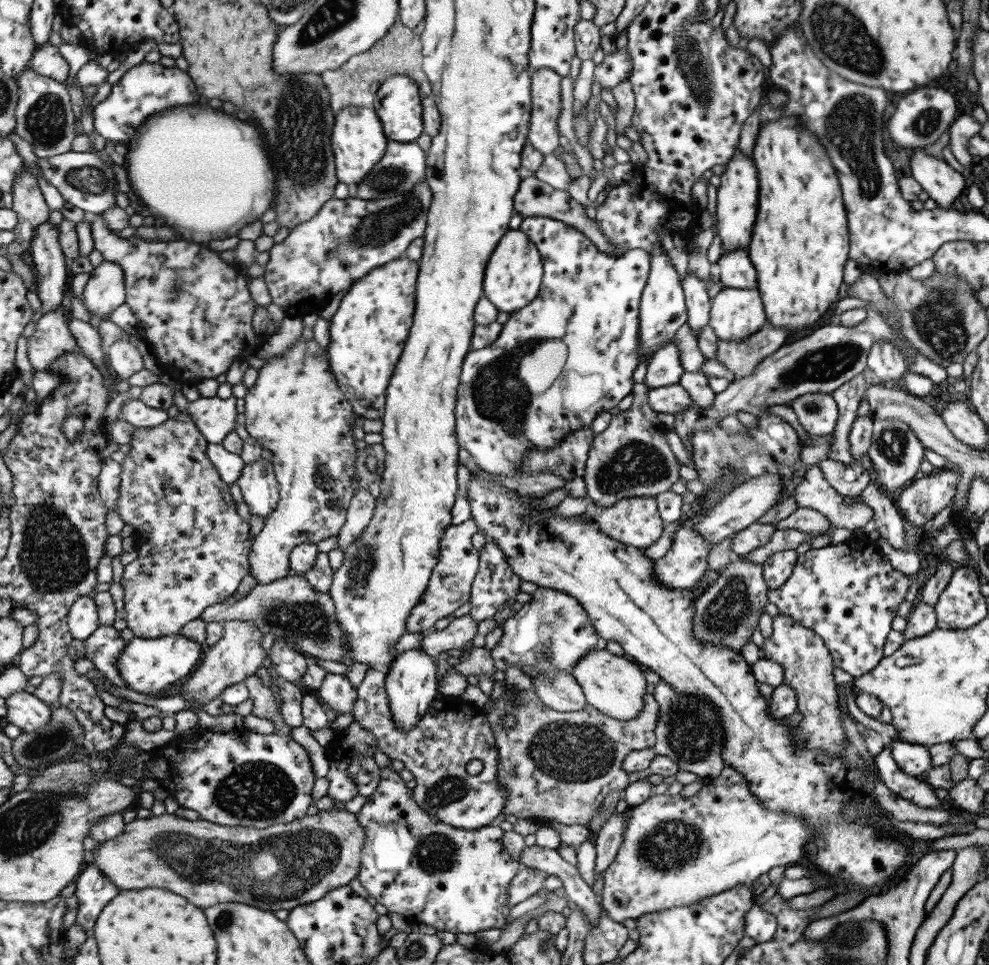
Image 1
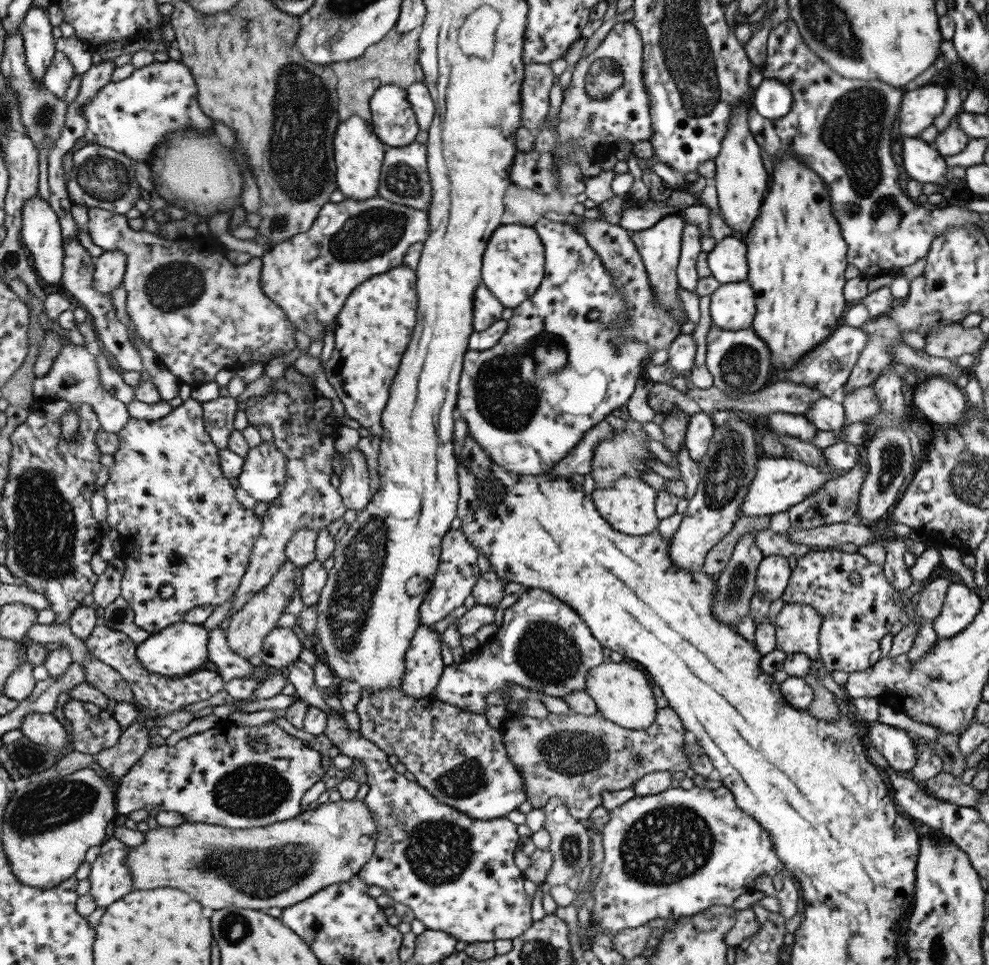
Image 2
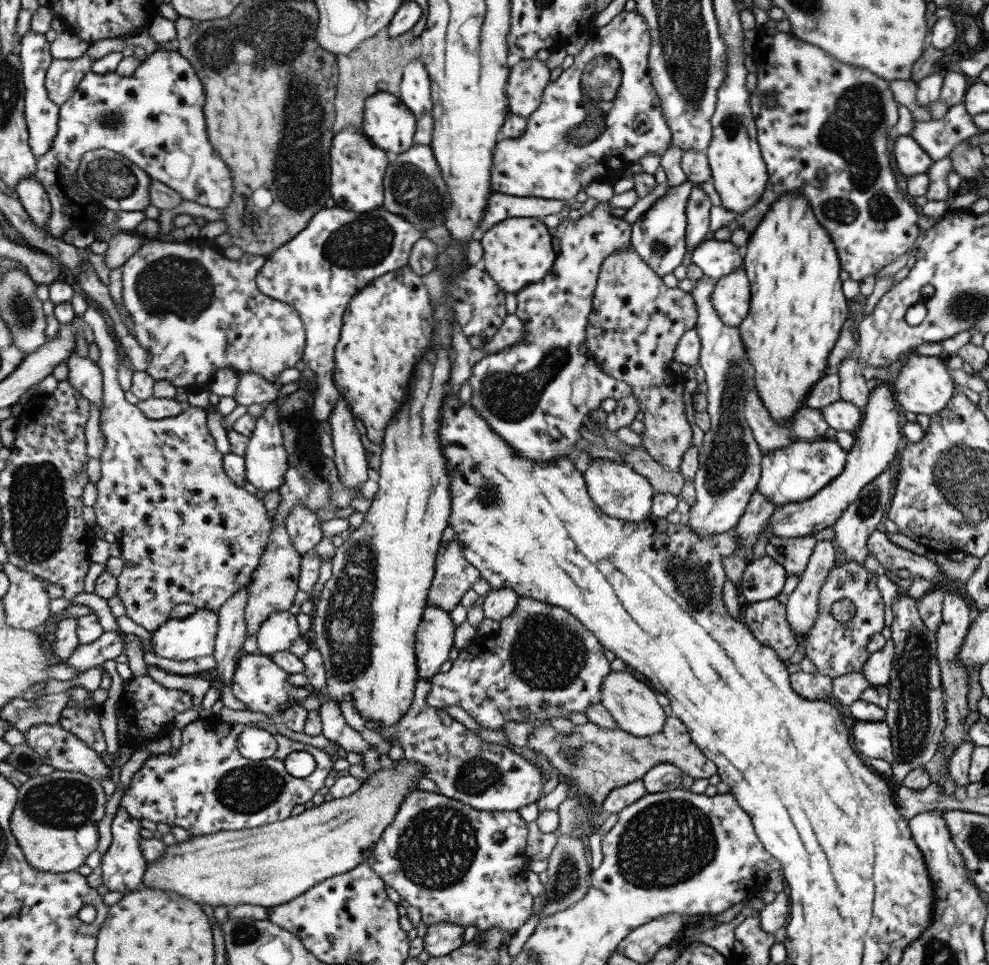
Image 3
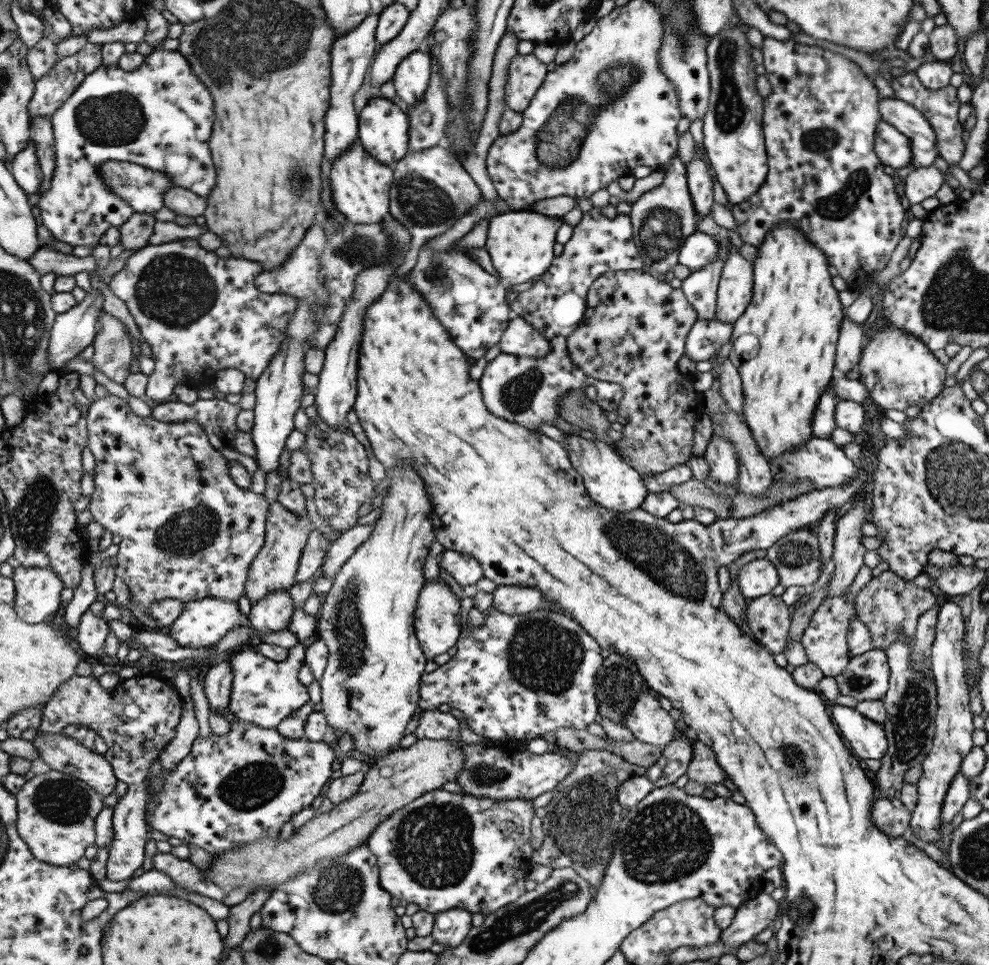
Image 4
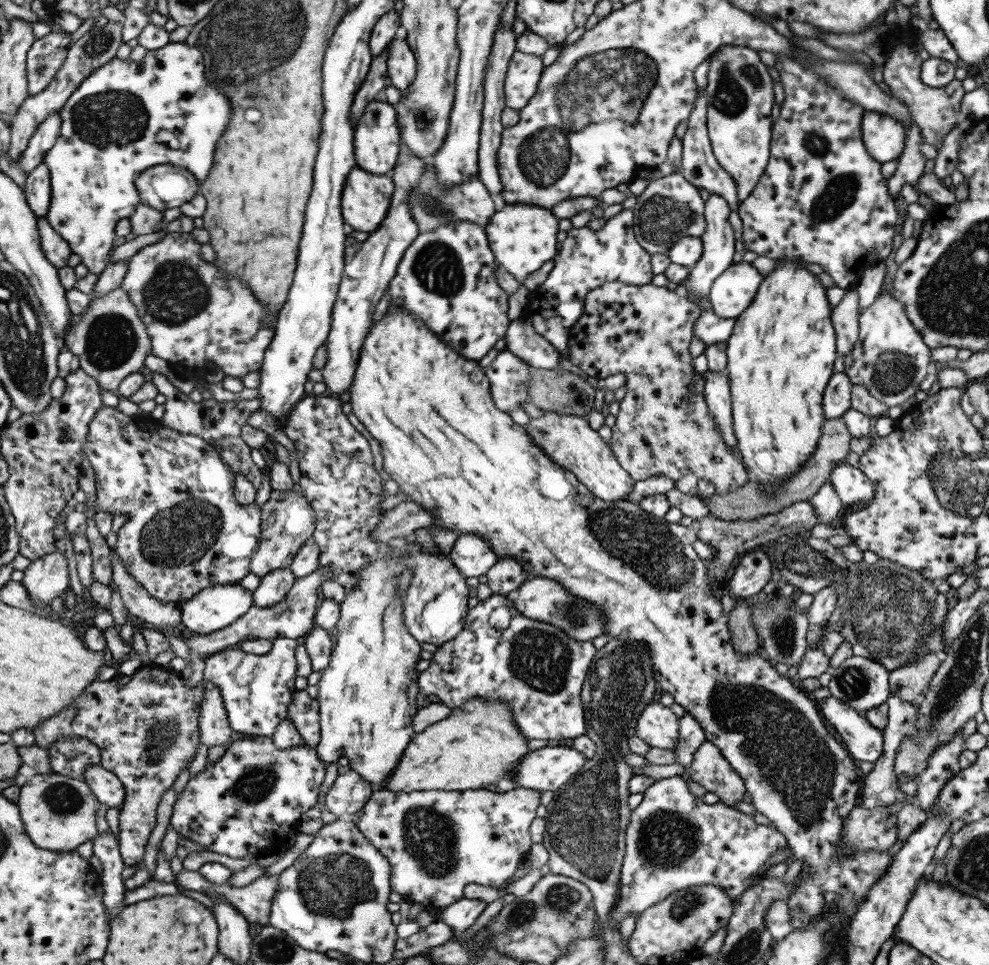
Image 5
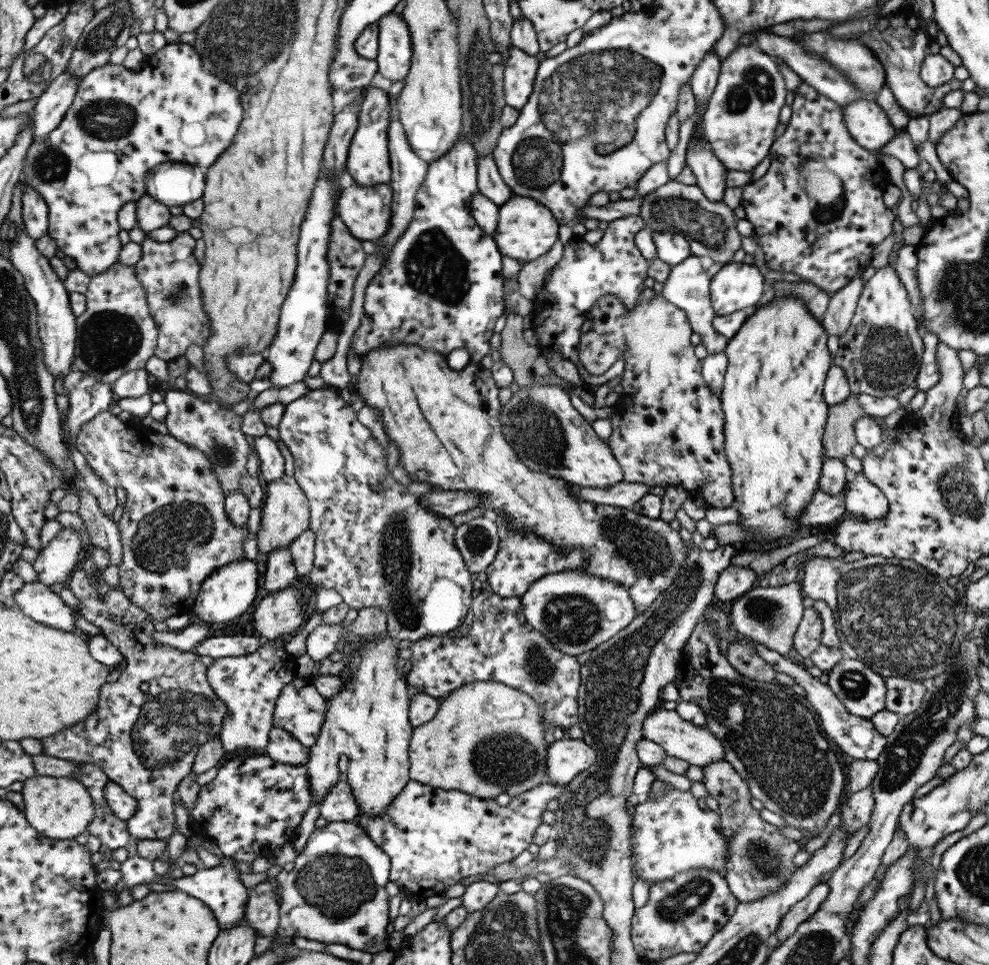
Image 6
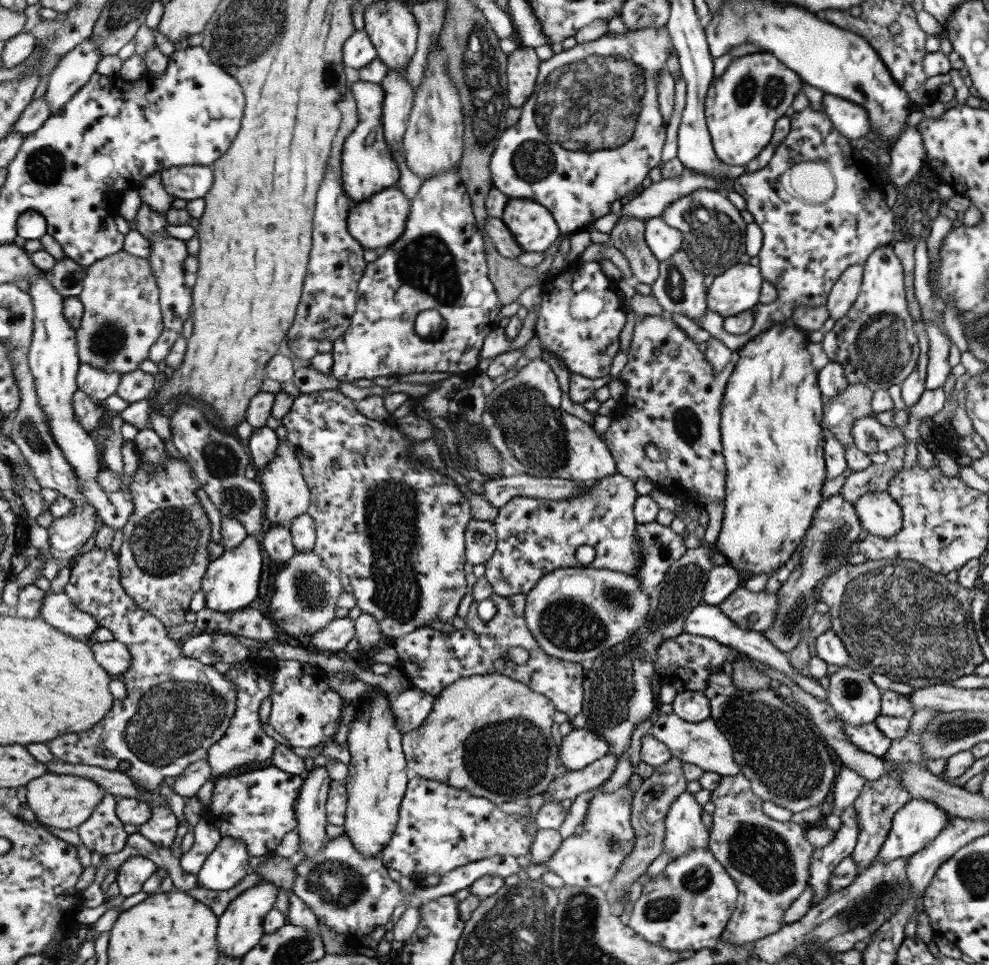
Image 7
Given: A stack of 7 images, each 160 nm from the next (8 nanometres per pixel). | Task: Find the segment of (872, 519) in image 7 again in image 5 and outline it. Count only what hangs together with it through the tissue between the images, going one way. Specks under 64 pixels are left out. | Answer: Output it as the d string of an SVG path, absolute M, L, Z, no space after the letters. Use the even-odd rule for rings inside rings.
M843 460L838 462L835 468L831 470L828 479L843 506L852 502L865 502L867 505L873 499L871 481L861 470Z

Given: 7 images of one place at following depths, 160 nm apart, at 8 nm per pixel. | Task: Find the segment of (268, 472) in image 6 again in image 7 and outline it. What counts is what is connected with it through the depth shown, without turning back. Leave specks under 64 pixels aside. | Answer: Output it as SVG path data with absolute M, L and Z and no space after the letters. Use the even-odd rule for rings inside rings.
M265 425L263 428L252 429L247 444L253 455L254 468L262 472L269 462L276 457L276 450L280 442L275 429Z

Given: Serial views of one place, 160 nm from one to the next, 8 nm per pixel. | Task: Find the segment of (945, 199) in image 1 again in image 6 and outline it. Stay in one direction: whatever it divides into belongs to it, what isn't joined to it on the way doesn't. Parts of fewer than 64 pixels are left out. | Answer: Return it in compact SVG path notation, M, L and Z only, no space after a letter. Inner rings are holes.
M859 99L858 101L850 102L841 107L843 124L848 130L849 136L861 146L861 148L877 152L894 134L898 133L897 130L891 127L887 115L885 115L875 101Z

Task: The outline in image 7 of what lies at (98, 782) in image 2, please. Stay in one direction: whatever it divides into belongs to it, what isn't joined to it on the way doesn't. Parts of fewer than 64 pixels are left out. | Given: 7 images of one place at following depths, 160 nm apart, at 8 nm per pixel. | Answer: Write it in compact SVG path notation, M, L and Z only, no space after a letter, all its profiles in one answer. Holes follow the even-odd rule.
M45 774L27 786L26 802L32 807L38 822L62 830L78 830L96 812L104 800L105 790L93 779L73 774Z

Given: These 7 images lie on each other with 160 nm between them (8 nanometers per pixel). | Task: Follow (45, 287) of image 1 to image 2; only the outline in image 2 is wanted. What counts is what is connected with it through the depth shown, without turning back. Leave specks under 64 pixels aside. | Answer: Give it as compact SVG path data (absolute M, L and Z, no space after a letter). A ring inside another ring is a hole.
M37 195L25 203L24 226L22 232L24 245L32 254L34 269L42 282L49 285L59 284L64 276L65 238L57 212L51 207L51 203Z

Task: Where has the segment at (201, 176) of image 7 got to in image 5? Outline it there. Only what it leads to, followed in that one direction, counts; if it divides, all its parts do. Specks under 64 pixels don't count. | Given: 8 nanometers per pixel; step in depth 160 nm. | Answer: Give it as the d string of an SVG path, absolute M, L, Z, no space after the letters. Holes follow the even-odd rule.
M172 164L149 168L136 181L142 203L161 211L191 202L200 192L200 185L196 174Z

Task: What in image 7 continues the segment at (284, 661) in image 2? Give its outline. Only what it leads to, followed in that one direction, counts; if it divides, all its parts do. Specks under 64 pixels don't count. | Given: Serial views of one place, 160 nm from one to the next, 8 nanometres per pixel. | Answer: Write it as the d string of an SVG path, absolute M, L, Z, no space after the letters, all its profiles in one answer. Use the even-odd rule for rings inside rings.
M268 523L262 541L265 555L277 564L277 568L282 567L297 551L290 526Z

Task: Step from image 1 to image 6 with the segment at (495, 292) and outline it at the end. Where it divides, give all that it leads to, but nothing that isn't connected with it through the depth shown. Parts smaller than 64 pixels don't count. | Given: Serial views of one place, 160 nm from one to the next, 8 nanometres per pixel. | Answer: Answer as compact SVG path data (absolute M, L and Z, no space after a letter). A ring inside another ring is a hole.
M512 195L498 208L497 227L492 239L501 256L527 263L547 254L558 239L558 223L545 206L532 198Z

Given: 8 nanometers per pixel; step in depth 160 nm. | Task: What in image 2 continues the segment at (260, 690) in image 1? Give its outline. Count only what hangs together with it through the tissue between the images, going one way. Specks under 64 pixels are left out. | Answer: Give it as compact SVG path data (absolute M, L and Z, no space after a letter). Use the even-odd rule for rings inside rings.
M220 627L210 631L209 665L218 671L223 683L234 678L250 678L256 681L260 677L259 670L252 666L246 658L240 657L228 643L226 631Z

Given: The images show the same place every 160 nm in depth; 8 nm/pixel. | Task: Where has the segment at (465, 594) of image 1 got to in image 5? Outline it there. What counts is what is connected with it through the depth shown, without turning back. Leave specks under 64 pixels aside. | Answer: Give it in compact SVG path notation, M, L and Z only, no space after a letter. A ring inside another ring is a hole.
M467 533L455 539L447 556L465 578L486 574L486 570L496 561L496 554L488 542Z

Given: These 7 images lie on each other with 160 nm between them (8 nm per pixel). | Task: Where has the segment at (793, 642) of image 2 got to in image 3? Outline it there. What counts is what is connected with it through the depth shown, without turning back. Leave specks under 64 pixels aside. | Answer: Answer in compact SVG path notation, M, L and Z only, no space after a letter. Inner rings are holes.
M827 539L818 540L812 548L805 570L798 583L787 597L785 620L796 636L806 636L818 617L818 592L829 571L834 567L836 554L833 544Z

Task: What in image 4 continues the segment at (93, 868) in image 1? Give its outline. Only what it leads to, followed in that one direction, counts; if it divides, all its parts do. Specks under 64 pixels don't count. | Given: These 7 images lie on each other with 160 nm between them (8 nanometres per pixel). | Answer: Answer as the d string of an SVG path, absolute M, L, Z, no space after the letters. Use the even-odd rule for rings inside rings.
M151 673L120 680L116 689L109 692L95 677L74 676L61 685L43 709L41 733L62 733L71 725L85 725L97 731L109 746L105 759L112 763L116 777L127 784L126 793L113 806L115 843L108 858L110 880L133 880L133 874L145 862L145 846L151 829L146 815L151 766L164 757L166 747L177 737L183 714L184 702L175 684Z

